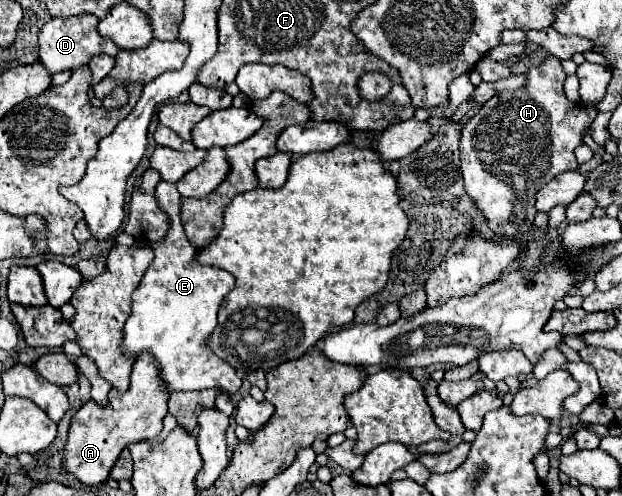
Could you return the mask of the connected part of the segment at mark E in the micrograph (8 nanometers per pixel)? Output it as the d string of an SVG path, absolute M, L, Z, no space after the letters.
M160 181L156 187L156 197L160 207L170 217L170 229L164 243L152 245L154 261L132 293L132 313L124 325L122 349L130 357L138 357L144 351L154 353L170 393L208 387L236 393L242 385L236 369L208 349L208 337L216 327L220 303L228 291L234 289L234 277L224 269L200 265L196 261L198 247L192 245L184 235L180 219L182 195L178 193L176 185Z

